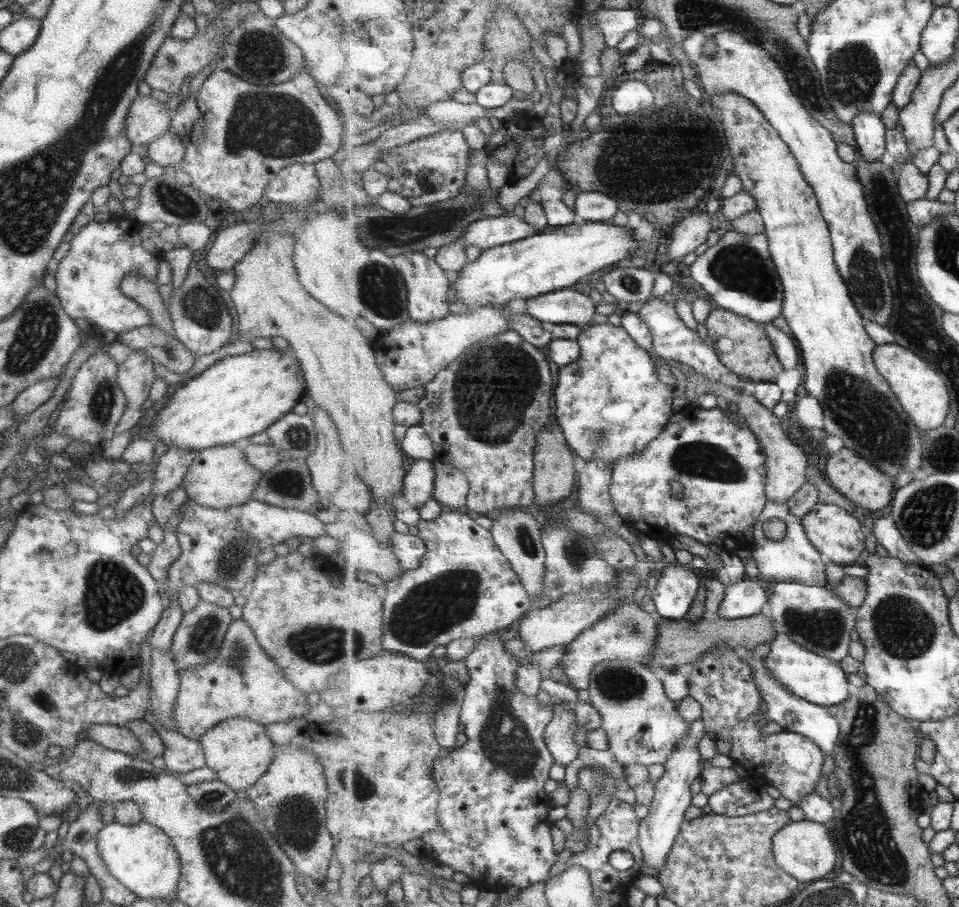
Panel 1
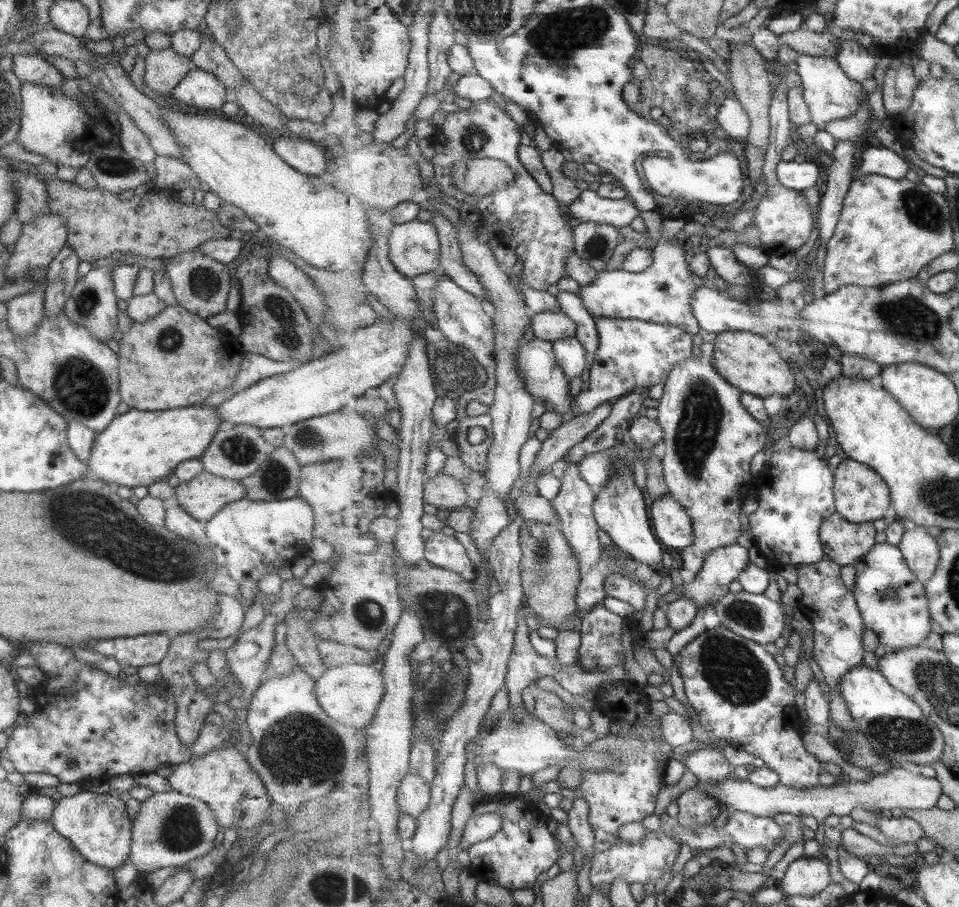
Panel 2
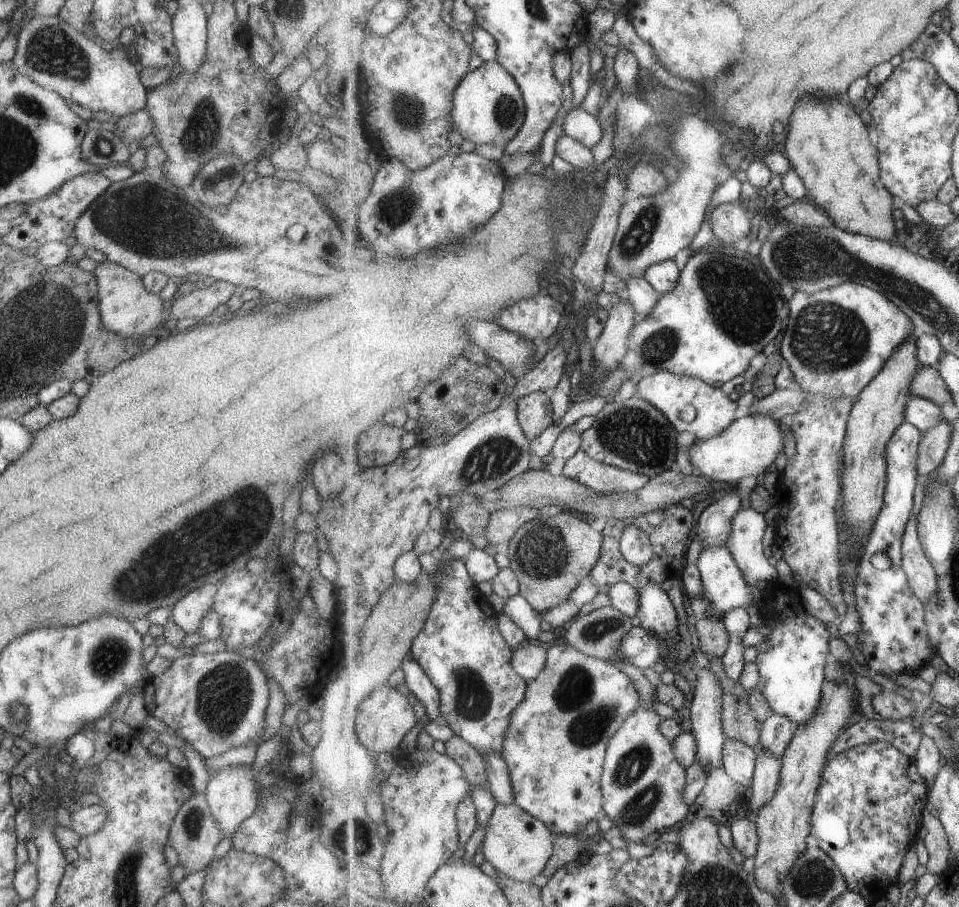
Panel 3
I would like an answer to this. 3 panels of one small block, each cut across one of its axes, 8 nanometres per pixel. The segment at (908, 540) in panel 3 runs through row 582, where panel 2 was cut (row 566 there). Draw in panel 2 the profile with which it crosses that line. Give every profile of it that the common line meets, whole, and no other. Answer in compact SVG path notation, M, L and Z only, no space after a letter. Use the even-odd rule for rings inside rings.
M916 525L906 531L900 549L920 582L924 585L929 582L942 557L938 537L931 536L926 527Z

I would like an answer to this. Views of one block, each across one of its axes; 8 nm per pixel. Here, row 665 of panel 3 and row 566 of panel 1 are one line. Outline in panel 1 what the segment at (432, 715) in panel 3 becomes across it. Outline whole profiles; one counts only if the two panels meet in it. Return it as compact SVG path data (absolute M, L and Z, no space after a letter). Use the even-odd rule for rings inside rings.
M397 532L391 535L391 549L399 557L405 571L421 567L423 556L428 552L425 541L419 535Z

